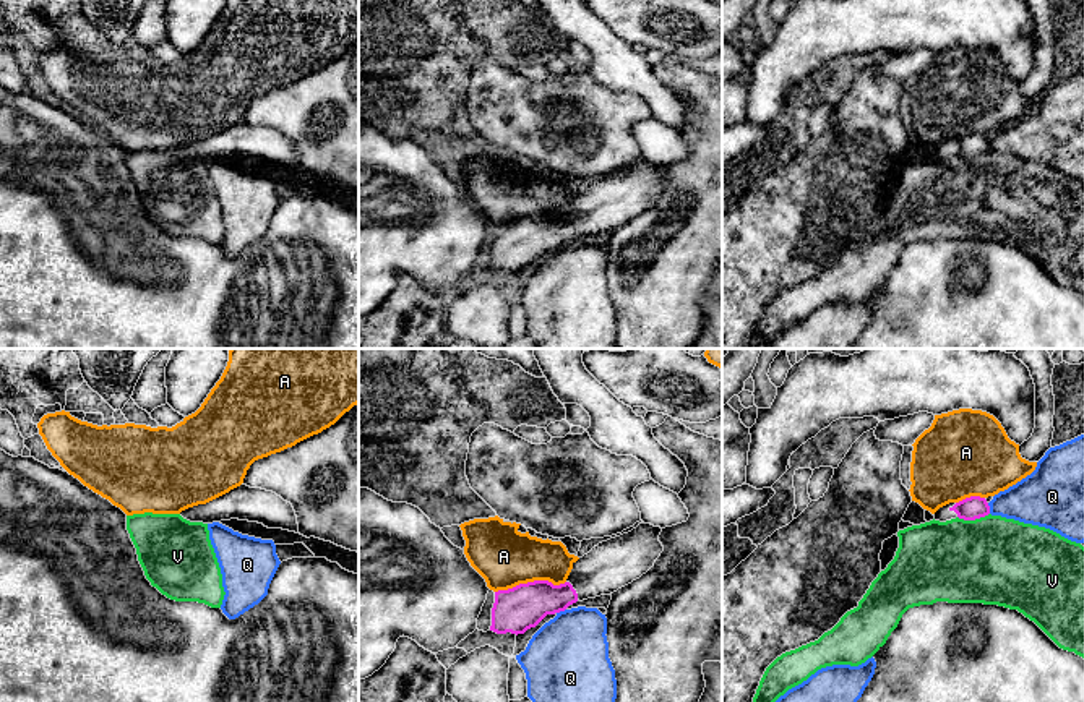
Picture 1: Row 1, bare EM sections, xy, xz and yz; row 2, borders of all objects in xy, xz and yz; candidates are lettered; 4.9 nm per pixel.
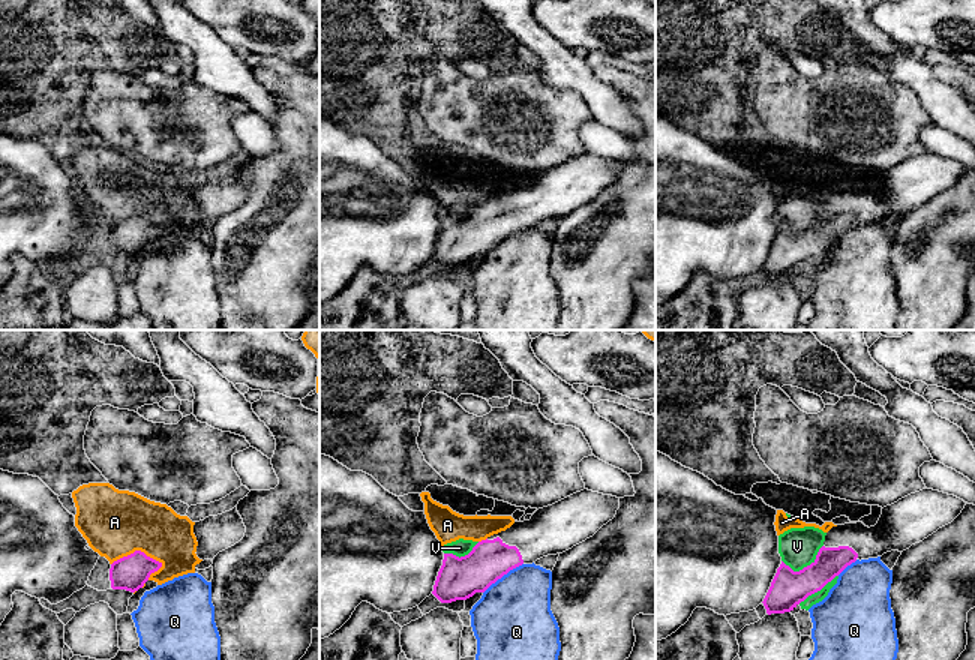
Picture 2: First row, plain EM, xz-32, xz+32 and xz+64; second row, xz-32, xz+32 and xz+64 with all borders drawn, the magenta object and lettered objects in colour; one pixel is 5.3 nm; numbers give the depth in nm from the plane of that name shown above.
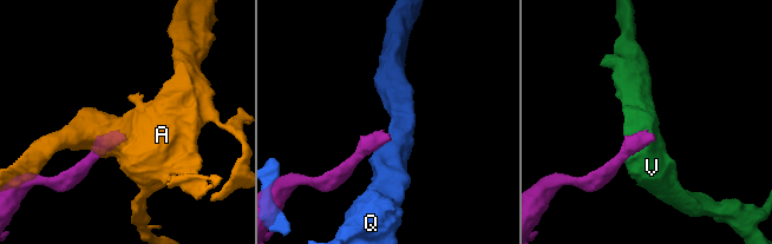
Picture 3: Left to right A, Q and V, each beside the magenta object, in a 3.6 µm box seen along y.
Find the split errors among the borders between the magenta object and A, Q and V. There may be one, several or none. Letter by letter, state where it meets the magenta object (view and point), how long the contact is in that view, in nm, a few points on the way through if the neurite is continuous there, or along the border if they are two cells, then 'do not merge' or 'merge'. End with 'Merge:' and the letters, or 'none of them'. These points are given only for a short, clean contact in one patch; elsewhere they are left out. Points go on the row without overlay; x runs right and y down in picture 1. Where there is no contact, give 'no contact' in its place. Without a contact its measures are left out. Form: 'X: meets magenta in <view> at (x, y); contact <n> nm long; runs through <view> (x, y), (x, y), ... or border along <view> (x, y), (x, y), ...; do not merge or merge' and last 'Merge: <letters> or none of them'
A: meets magenta in xz at (529, 219); contact 360 nm long; border along xz (565, 218), (559, 221), (528, 218), (495, 229); do not merge
Q: meets magenta in yz at (989, 145); contact 60 nm long; border along yz (987, 140), (990, 149); do not merge
V: meets magenta in yz at (972, 156); contact 160 nm long; do not merge
Merge: none of them

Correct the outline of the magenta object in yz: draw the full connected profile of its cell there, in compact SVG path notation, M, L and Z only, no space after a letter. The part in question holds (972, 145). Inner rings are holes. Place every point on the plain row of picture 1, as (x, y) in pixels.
M970 133L959 139L949 139L940 144L933 152L935 157L946 159L951 156L975 157L990 151L990 143L985 135Z

